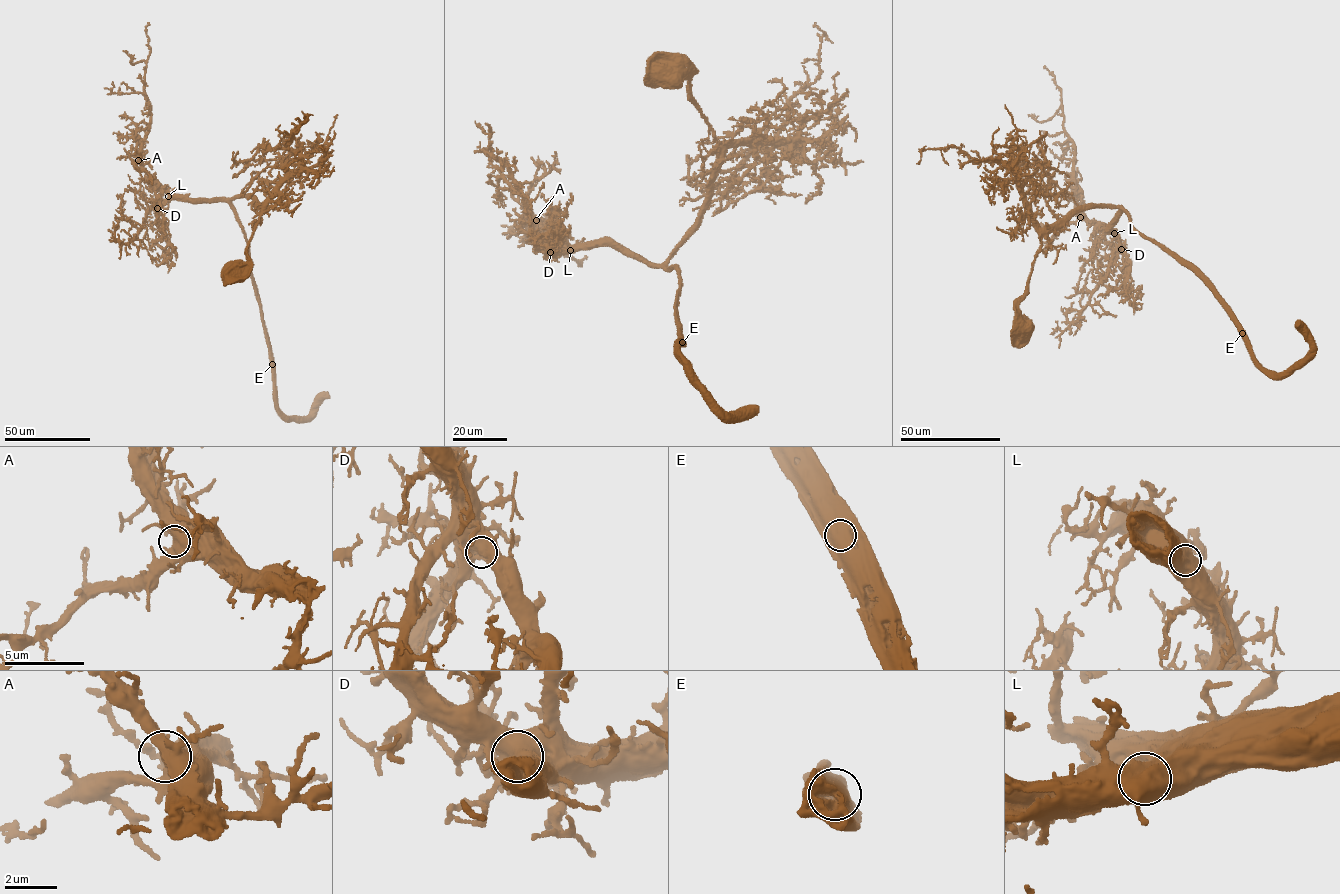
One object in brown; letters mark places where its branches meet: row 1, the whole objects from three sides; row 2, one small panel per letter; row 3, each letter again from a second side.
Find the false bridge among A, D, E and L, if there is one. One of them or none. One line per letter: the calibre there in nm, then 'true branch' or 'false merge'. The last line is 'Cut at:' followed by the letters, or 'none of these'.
A: calibre 850 nm; true branch
D: calibre 800 nm; true branch
E: calibre 1200 nm; true branch
L: calibre 950 nm; true branch
Cut at: none of these

